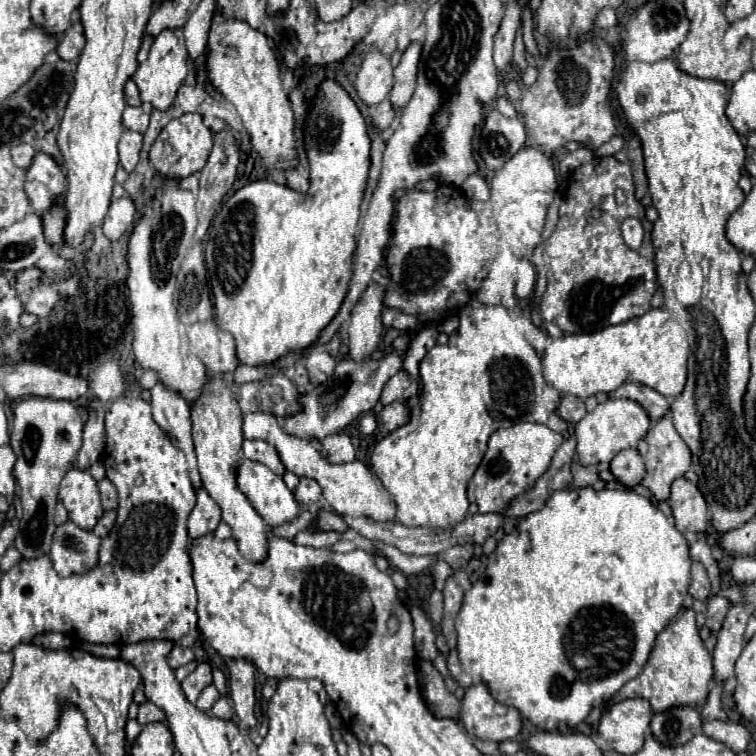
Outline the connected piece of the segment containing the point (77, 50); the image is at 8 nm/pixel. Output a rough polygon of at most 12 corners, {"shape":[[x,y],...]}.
{"shape":[[71,24],[57,54],[71,62],[83,50],[83,26]]}

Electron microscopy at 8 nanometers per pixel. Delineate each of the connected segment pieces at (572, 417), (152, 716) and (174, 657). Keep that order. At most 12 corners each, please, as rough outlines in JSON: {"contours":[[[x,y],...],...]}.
{"contours":[[[563,396],[557,414],[575,424],[587,414],[577,396]],[[153,702],[139,706],[137,722],[165,722],[165,714]],[[173,646],[169,666],[175,670],[191,662],[193,650]]]}

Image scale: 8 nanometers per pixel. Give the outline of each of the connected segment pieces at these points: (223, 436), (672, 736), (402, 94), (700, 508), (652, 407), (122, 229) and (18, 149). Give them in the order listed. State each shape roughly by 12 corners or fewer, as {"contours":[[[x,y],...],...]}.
{"contours":[[[211,376],[191,406],[203,488],[247,562],[269,528],[235,482],[241,410]],[[699,710],[659,712],[651,734],[665,746],[687,744],[701,732]],[[411,44],[395,68],[389,102],[401,114],[415,92],[421,44]],[[677,478],[667,502],[679,532],[705,534],[709,524],[703,494]],[[623,384],[609,398],[639,402],[651,420],[669,412],[667,398],[641,384]],[[129,196],[113,200],[103,222],[103,234],[119,240],[135,224]],[[29,144],[11,148],[11,156],[19,168],[27,170],[35,156]]]}

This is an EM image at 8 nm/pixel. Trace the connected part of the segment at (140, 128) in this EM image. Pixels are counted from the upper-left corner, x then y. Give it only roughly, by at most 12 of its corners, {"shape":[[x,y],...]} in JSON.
{"shape":[[127,106],[121,122],[127,130],[145,134],[149,114],[141,106]]}

